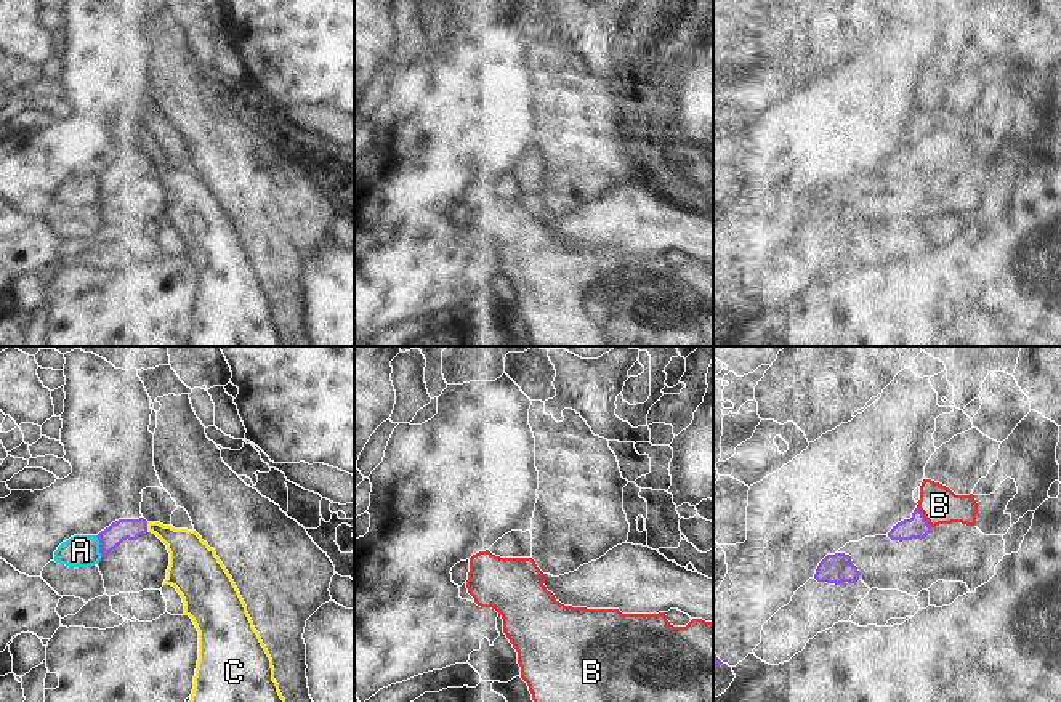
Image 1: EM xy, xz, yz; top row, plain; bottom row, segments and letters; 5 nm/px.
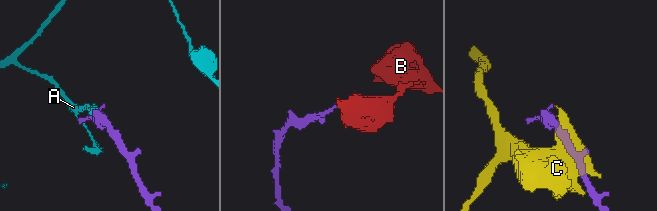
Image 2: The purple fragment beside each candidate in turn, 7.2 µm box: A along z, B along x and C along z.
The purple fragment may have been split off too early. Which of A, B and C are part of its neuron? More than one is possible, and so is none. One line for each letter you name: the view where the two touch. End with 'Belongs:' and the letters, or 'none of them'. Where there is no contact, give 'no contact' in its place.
B: yz
Belongs: B

